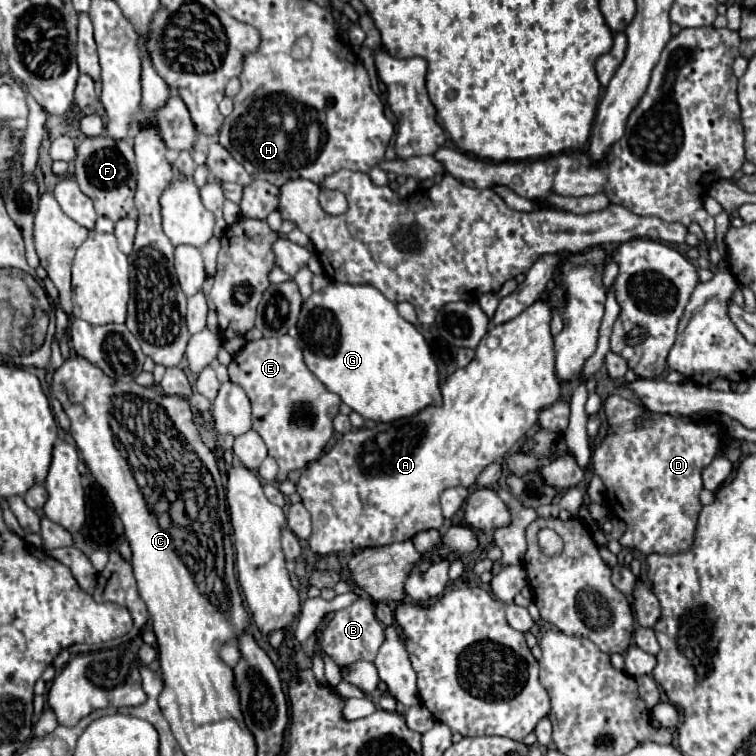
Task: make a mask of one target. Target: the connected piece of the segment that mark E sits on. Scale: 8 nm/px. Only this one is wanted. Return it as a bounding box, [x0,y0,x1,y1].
[229,335,341,479]

